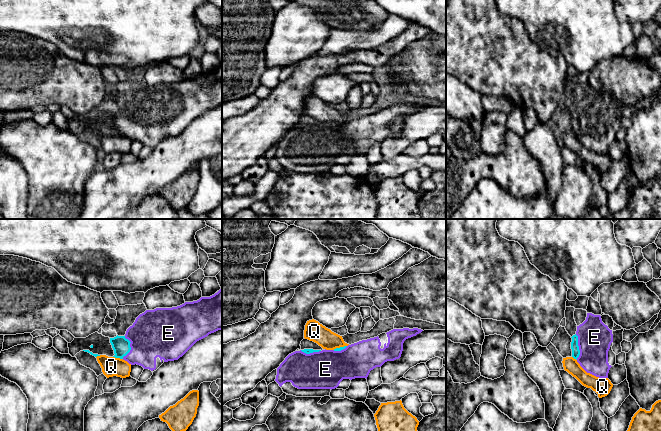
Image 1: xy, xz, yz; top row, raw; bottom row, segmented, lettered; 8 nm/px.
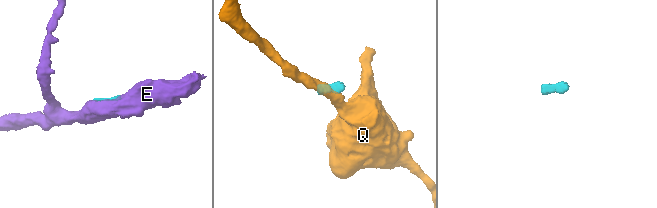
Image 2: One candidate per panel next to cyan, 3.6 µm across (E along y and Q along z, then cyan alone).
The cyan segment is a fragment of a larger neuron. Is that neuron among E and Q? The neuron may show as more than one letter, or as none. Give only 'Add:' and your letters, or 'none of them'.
Add: E

